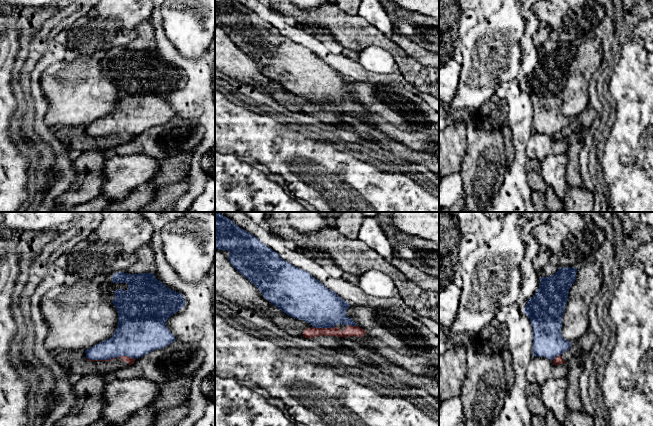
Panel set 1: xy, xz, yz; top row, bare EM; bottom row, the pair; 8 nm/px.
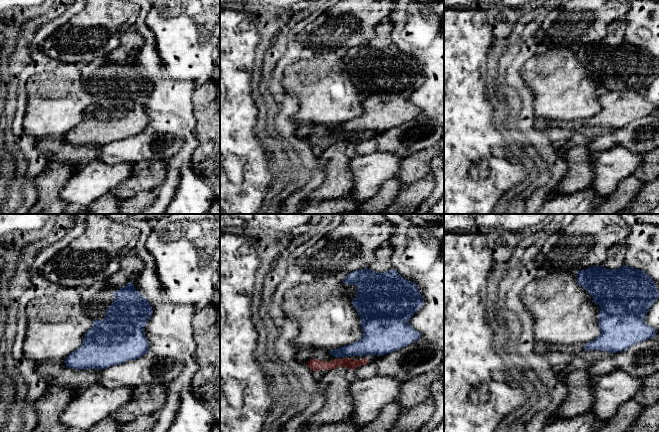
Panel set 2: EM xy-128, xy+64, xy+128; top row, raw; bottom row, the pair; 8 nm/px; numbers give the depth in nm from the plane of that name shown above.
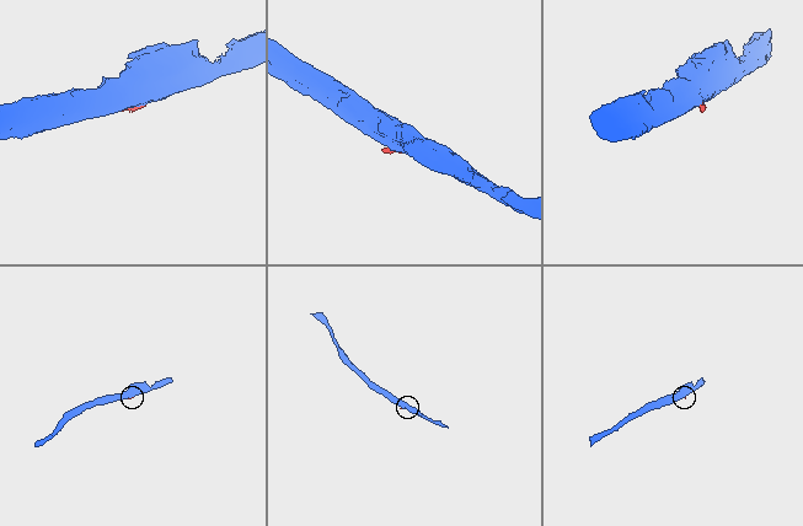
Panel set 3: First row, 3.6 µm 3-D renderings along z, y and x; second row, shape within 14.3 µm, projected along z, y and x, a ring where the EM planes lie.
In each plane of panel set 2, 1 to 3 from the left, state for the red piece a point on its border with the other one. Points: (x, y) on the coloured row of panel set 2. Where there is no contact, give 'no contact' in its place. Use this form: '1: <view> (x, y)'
1: no contact
2: no contact
3: no contact

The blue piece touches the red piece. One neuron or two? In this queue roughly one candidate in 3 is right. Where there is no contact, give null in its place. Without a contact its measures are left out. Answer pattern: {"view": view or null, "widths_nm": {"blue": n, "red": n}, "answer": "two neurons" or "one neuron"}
{"view": "xz", "widths_nm": {"blue": 340, "red": 90}, "answer": "two neurons"}

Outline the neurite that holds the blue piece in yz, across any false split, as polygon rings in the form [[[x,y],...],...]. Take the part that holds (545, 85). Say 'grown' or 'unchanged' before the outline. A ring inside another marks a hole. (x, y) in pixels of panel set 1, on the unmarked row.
unchanged | [[[559,44],[551,52],[540,54],[540,61],[533,73],[527,76],[523,88],[530,95],[533,103],[533,132],[546,133],[553,136],[570,125],[571,118],[565,116],[561,110],[562,93],[568,77],[569,65],[576,56],[577,44]]]

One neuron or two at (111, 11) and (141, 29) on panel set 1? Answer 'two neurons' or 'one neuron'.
two neurons

